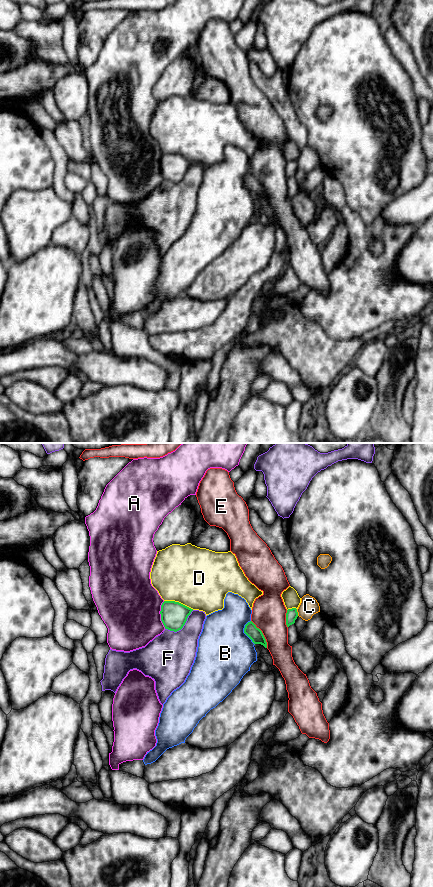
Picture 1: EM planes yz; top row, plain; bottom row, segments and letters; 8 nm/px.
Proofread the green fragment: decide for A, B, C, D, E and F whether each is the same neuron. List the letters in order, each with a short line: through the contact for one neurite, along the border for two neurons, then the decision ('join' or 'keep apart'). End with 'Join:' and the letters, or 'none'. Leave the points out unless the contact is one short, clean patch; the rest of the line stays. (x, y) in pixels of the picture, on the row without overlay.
A: keep apart
B: keep apart
C: line yz (296, 161), (298, 167); keep apart
D: keep apart
E: keep apart
F: keep apart
Join: none

